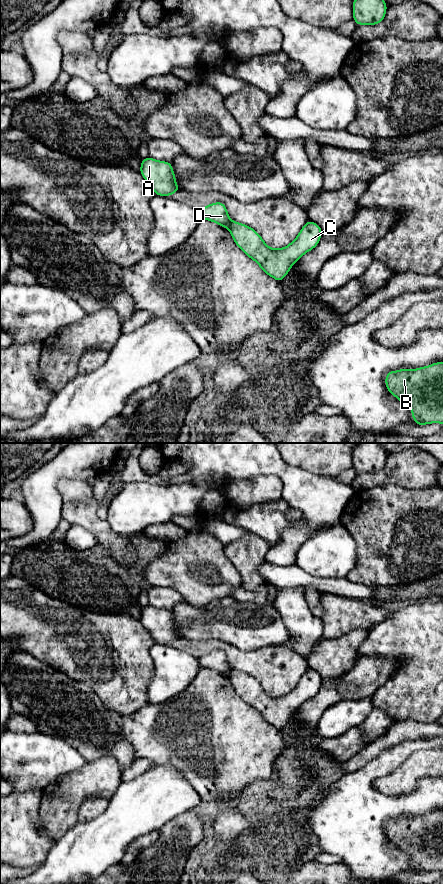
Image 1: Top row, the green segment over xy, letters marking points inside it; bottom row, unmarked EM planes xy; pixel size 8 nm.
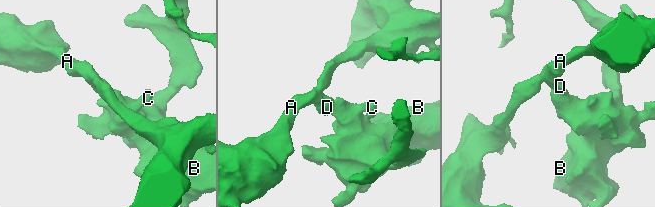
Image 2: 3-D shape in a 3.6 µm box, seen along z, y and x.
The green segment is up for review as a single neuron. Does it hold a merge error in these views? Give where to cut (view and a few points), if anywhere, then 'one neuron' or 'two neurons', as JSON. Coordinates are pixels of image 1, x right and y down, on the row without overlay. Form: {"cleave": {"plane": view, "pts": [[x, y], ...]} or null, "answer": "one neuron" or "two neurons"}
{"cleave": {"plane": "xy", "pts": [[231, 669], [228, 676]]}, "answer": "two neurons"}

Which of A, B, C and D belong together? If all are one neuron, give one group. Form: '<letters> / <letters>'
A D / B C

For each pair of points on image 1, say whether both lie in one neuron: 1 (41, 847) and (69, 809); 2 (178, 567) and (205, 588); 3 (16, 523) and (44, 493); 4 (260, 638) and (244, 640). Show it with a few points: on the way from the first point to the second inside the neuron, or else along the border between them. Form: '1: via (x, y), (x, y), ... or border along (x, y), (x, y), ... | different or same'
1: border along (39, 815), (42, 832), (55, 841) | different
2: via (185, 570), (198, 581) | same
3: border along (22, 502), (32, 520), (32, 528), (26, 534) | different
4: via (256, 638), (248, 638) | same

